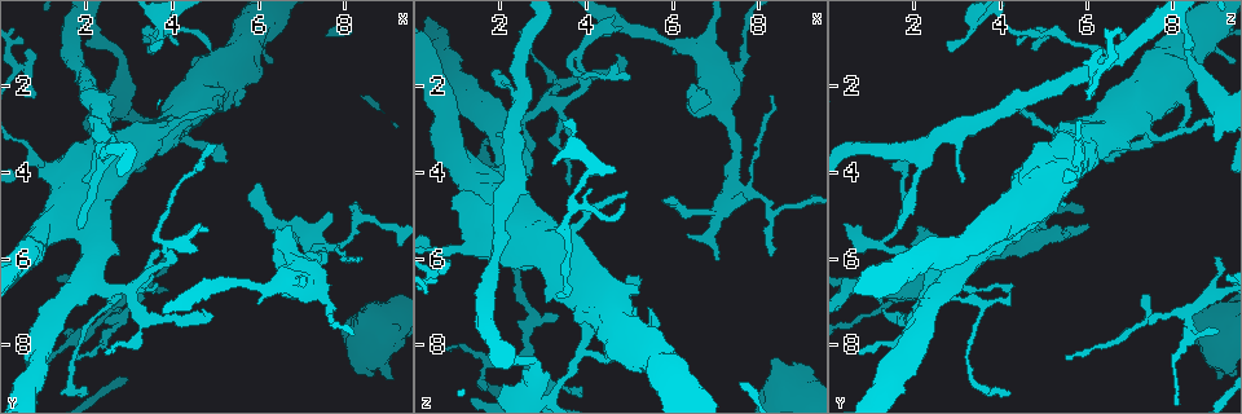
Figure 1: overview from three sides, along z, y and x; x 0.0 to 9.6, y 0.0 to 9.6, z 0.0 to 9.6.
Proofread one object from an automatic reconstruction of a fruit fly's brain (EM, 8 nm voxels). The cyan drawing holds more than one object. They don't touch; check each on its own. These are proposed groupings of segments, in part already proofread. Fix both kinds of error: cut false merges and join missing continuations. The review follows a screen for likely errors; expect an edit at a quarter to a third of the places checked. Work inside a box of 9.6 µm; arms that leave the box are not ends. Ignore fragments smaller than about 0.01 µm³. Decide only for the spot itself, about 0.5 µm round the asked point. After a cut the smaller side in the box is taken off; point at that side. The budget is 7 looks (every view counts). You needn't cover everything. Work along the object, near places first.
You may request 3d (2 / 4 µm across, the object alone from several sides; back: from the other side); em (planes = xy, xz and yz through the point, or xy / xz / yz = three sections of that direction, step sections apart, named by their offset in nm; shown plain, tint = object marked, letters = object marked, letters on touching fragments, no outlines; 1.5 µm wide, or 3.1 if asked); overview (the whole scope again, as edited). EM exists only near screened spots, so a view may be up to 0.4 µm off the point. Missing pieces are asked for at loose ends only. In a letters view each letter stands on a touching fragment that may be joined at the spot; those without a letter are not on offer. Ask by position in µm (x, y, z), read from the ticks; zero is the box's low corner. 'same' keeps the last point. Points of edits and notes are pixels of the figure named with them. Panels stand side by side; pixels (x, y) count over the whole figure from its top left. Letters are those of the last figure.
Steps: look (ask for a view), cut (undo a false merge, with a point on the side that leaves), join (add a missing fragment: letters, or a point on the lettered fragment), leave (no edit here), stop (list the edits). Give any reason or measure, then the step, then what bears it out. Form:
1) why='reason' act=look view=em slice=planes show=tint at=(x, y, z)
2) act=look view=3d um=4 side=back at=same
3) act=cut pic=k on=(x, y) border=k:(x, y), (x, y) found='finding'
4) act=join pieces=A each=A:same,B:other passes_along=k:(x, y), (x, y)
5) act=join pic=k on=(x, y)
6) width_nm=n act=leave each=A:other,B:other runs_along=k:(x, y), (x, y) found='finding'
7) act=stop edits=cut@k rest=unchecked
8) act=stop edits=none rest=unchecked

why='branch stops here' act=look view=3d um=4 side=back at=(3.55, 1.15, 2.75)

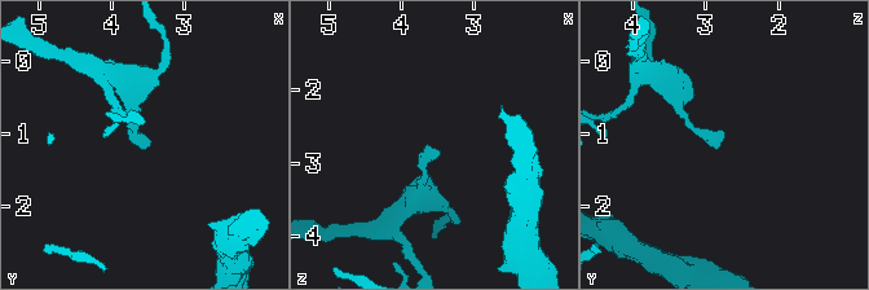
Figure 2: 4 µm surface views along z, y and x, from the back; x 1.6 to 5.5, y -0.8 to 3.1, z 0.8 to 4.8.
act=look view=em slice=yz step=4 show=tint at=(3.50, 1.15, 2.80)

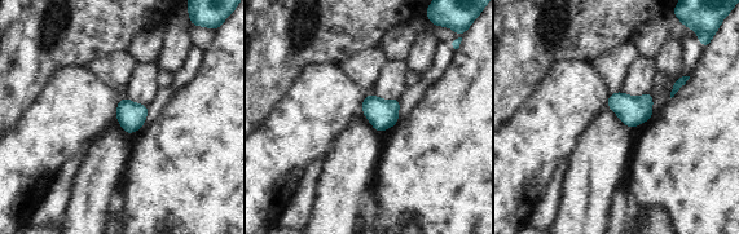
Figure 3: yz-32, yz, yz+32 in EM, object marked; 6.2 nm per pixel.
act=look view=em slice=planes show=letters at=same

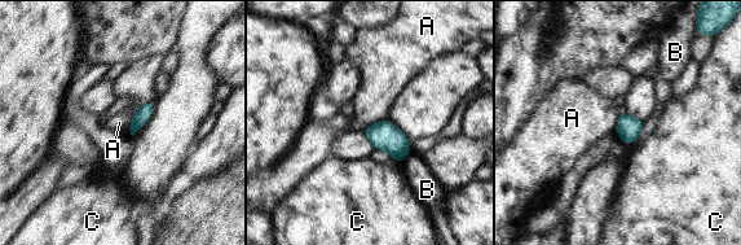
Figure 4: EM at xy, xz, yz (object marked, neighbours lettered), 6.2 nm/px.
act=leave each=A:other,B:other,C:other found='no lettered fragment goes on from it'

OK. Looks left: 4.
why='small branch off a trunk' act=look view=3d um=4 at=(0.80, 3.70, 5.85)

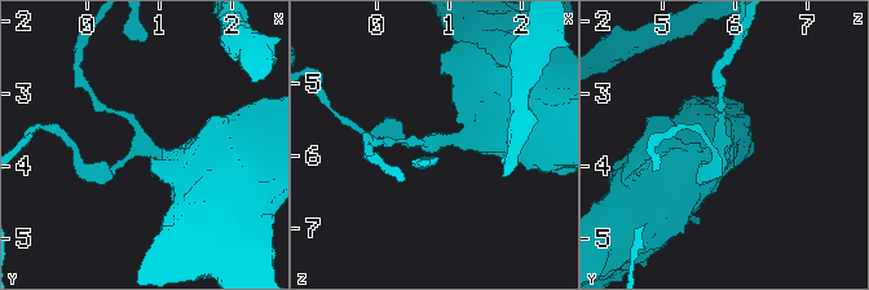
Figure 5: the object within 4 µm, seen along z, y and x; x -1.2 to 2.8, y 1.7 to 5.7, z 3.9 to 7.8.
arms=3 why='need the tissue' act=look view=em slice=planes show=letters at=(0.80, 3.70, 5.85)

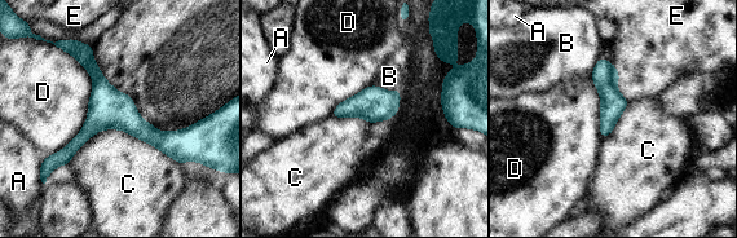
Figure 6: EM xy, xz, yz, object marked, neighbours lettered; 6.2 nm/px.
longest_contact=C:700nm act=leave each=A:other,B:other,C:other,D:other,E:other border=6:(67, 163), (123, 129), (180, 164) found='one cell here'

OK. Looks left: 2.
why='an open end' act=look view=em slice=xy step=4 show=letters at=(7.00, 5.25, 6.05)

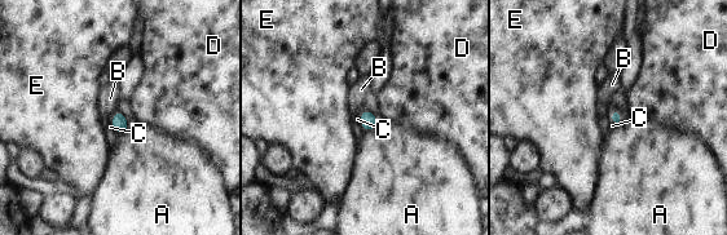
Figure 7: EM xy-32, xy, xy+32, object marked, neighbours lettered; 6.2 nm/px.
longest_contact=C:110nm act=join pieces=C each=A:other,B:other,C:same,D:other,E:other found='it goes on there'

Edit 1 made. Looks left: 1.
act=stop edits=join@7 rest=unchecked

